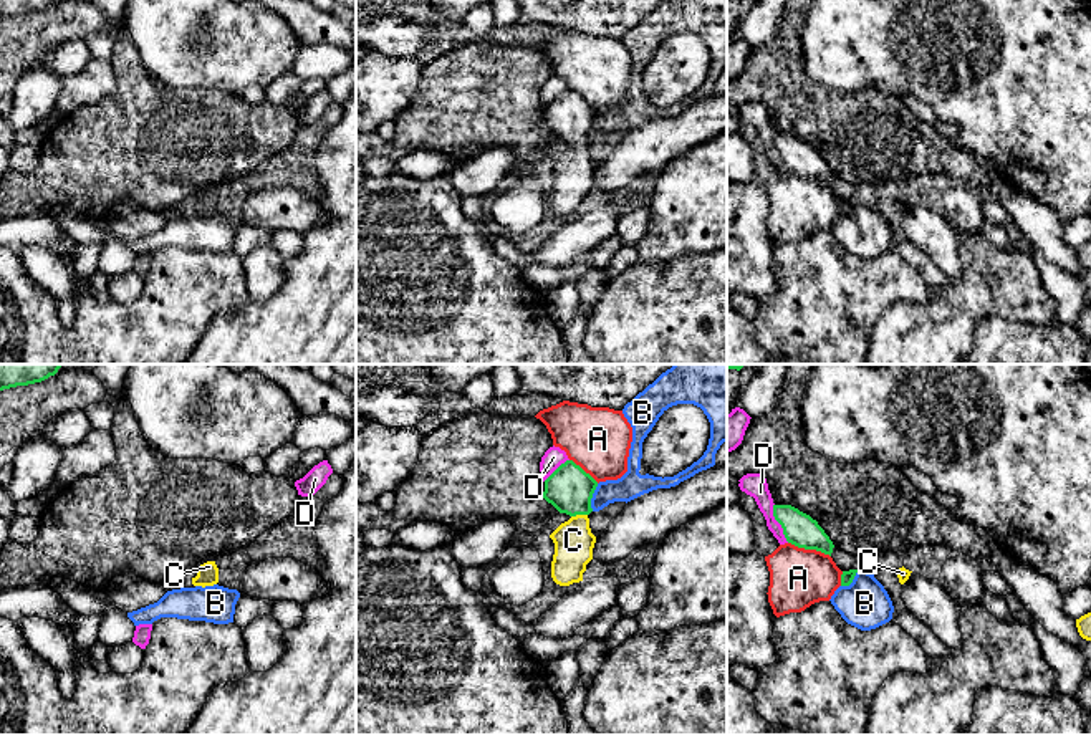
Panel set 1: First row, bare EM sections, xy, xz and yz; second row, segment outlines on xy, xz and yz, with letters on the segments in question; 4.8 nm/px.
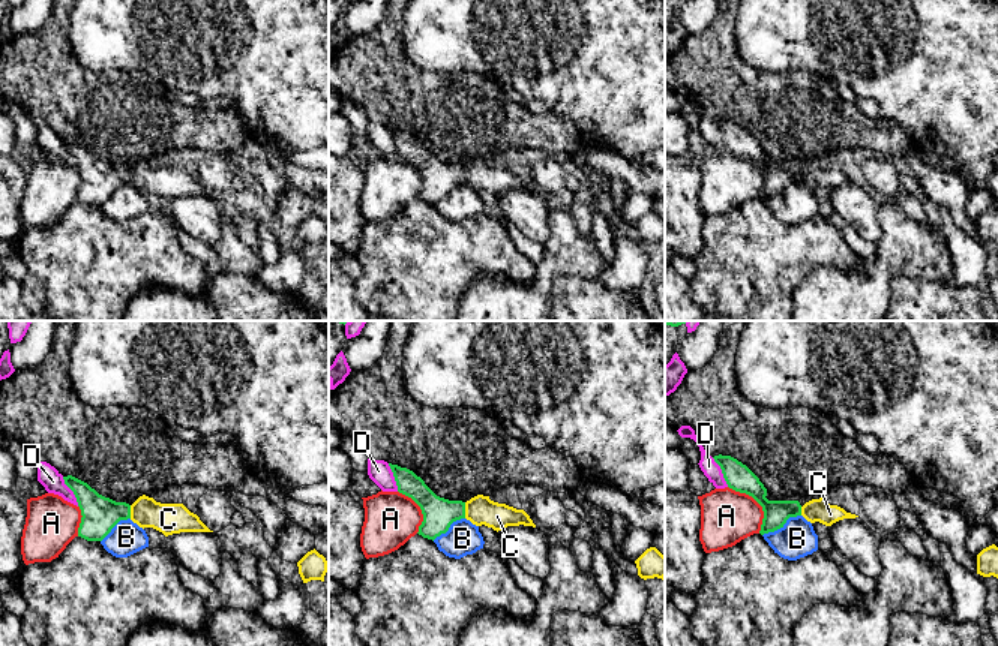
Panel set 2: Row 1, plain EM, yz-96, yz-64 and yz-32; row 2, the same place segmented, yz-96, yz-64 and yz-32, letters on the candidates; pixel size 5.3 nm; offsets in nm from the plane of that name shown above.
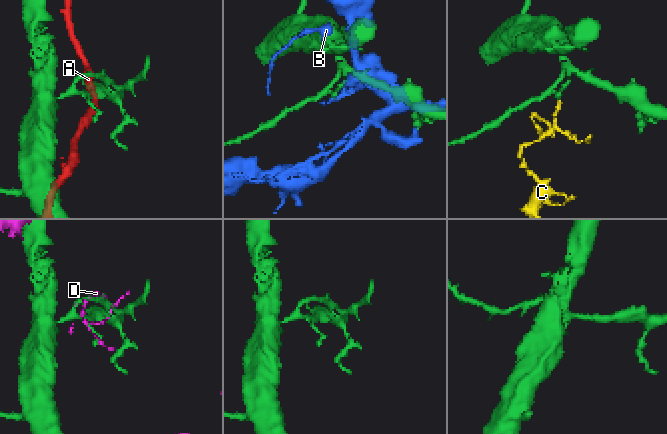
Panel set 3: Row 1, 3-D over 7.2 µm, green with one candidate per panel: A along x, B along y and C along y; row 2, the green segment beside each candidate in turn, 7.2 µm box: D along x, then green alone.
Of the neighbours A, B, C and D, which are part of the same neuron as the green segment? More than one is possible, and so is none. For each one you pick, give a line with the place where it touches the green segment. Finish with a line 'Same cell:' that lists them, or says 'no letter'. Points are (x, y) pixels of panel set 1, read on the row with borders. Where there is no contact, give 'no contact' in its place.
C: contact xz (578, 514)
Same cell: C

